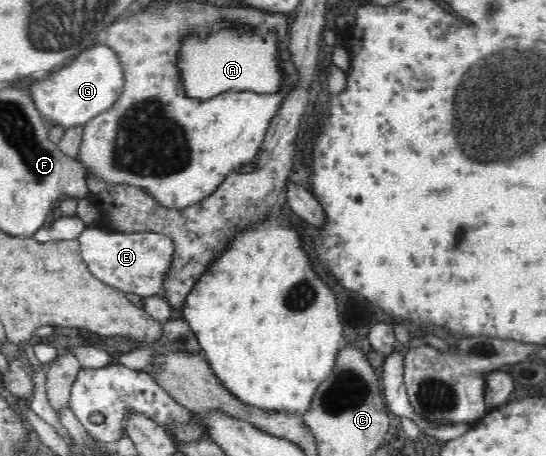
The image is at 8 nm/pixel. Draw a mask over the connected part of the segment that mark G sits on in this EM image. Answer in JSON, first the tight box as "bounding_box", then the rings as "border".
{"bounding_box":[26,45,123,128],"border":[[[96,45],[82,51],[58,73],[34,83],[26,93],[32,95],[36,109],[48,125],[68,128],[83,126],[96,115],[110,109],[123,95],[123,67],[117,53],[106,45]]]}

